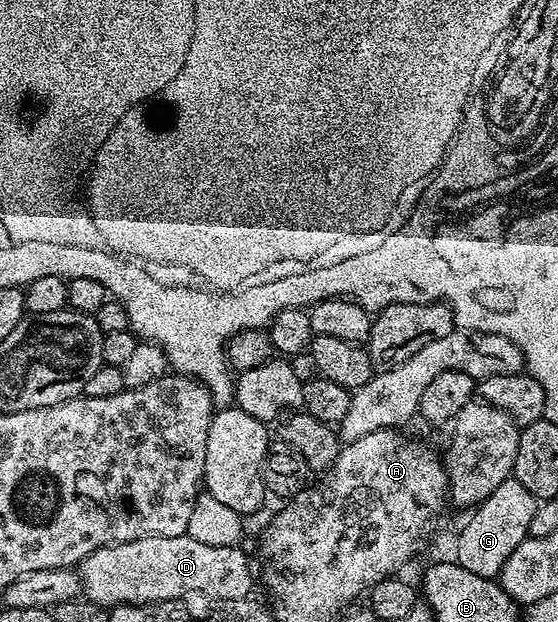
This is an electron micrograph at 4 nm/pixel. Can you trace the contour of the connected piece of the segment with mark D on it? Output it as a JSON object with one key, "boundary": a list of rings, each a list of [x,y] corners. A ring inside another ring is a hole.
{"boundary":[[[140,536],[136,540],[127,540],[121,544],[109,544],[106,548],[94,550],[89,556],[84,557],[78,565],[78,575],[83,595],[101,606],[115,606],[118,604],[156,604],[160,600],[173,600],[179,596],[189,594],[203,594],[214,600],[243,600],[249,595],[248,592],[248,556],[243,552],[243,547],[233,546],[206,546],[198,542],[193,536]]]}

